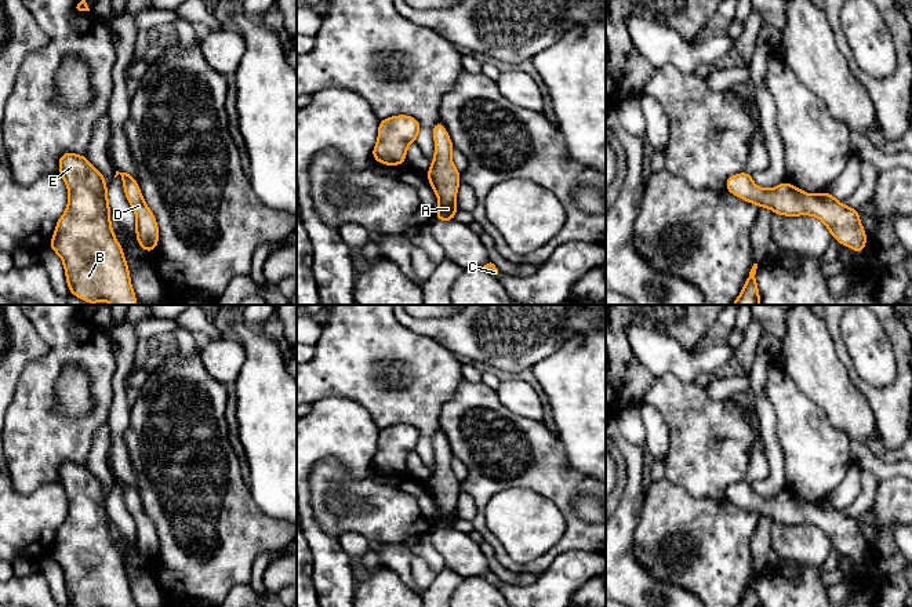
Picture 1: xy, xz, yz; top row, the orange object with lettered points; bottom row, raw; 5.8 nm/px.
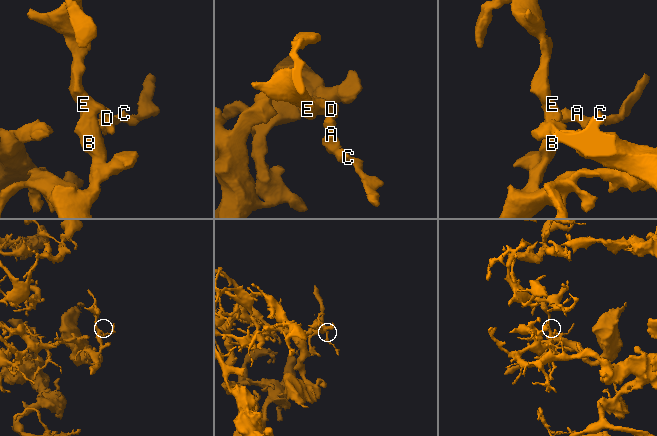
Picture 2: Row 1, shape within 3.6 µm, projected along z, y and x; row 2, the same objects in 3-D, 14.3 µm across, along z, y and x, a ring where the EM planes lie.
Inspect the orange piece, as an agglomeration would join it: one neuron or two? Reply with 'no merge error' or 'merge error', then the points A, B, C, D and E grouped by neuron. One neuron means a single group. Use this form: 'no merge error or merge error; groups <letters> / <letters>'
no merge error; groups A B C D E

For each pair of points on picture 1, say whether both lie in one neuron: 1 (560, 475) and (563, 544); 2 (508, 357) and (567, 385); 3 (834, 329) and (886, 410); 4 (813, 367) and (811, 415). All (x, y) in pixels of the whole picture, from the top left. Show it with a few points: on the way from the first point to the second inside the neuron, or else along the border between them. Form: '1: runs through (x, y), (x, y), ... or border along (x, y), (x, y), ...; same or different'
1: runs through (563, 491), (563, 501), (571, 518), (571, 527); same
2: border along (558, 348), (530, 369); different
3: runs through (840, 349), (853, 374), (867, 389); same
4: border along (789, 375), (832, 424); different

